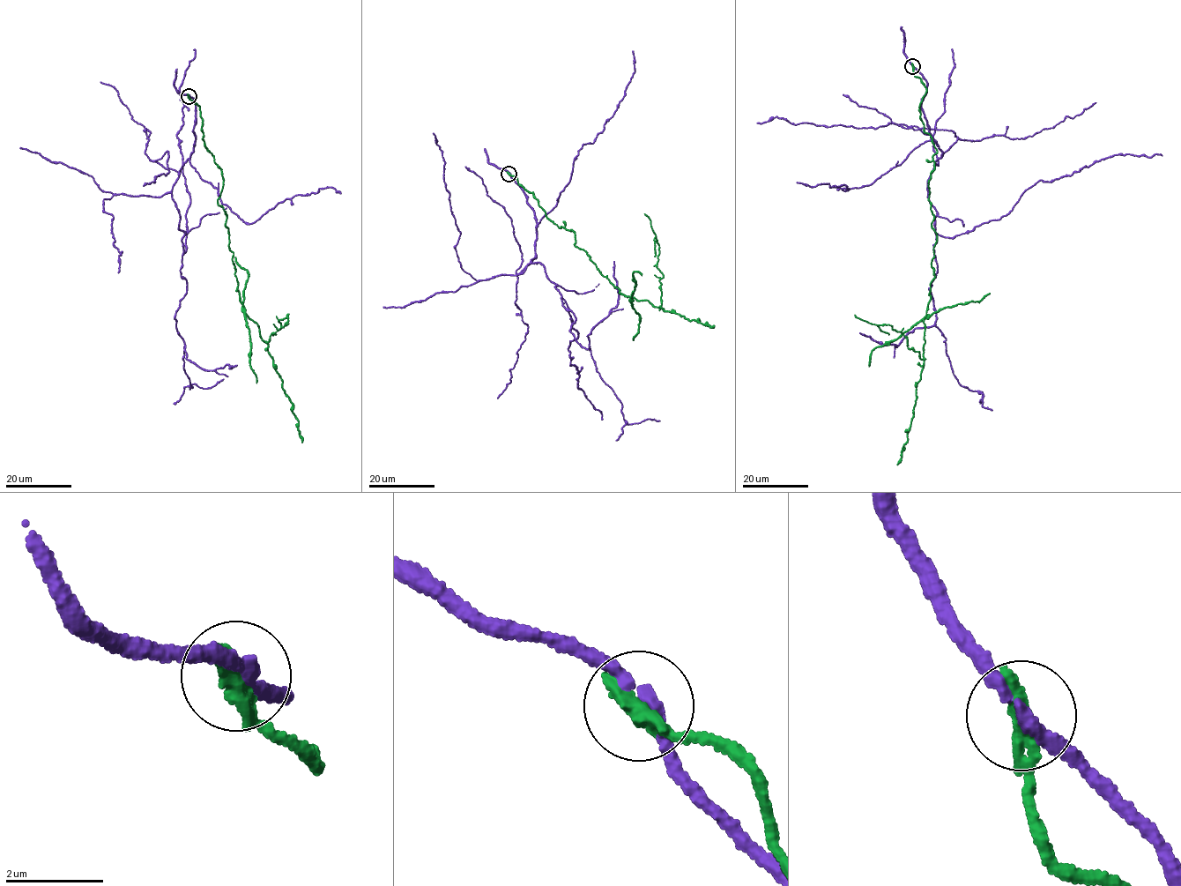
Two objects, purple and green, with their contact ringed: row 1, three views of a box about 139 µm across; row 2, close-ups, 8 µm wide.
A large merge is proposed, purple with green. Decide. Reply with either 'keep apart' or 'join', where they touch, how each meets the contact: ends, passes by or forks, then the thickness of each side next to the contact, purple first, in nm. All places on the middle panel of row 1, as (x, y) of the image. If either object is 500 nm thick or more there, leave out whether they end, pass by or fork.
keep apart; place (508, 174); purple passes by; green ends; calibres 280 and 480 nm

